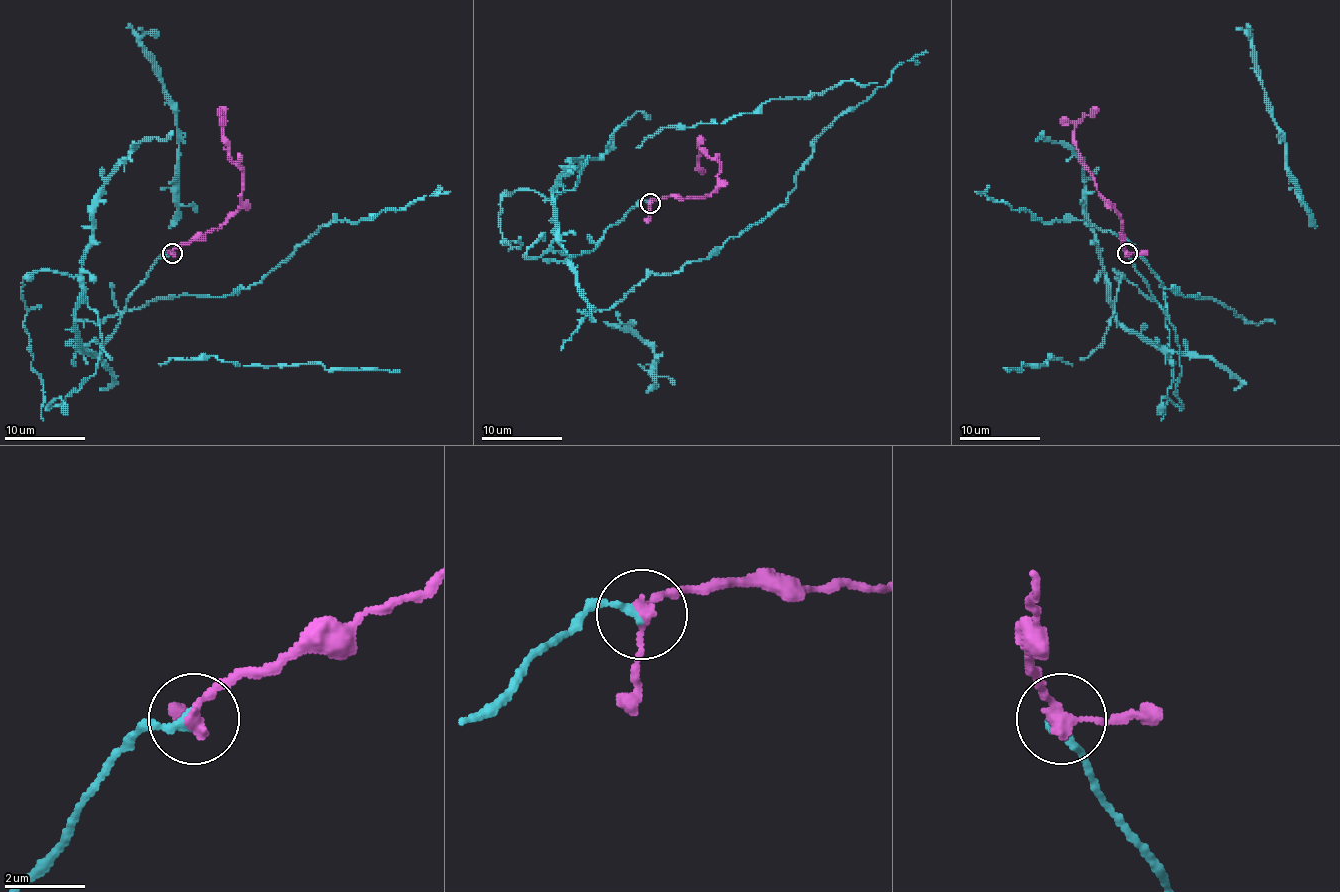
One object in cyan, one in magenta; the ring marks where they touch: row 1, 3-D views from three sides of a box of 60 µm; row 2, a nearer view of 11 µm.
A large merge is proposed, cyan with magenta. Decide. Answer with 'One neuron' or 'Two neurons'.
One neuron

